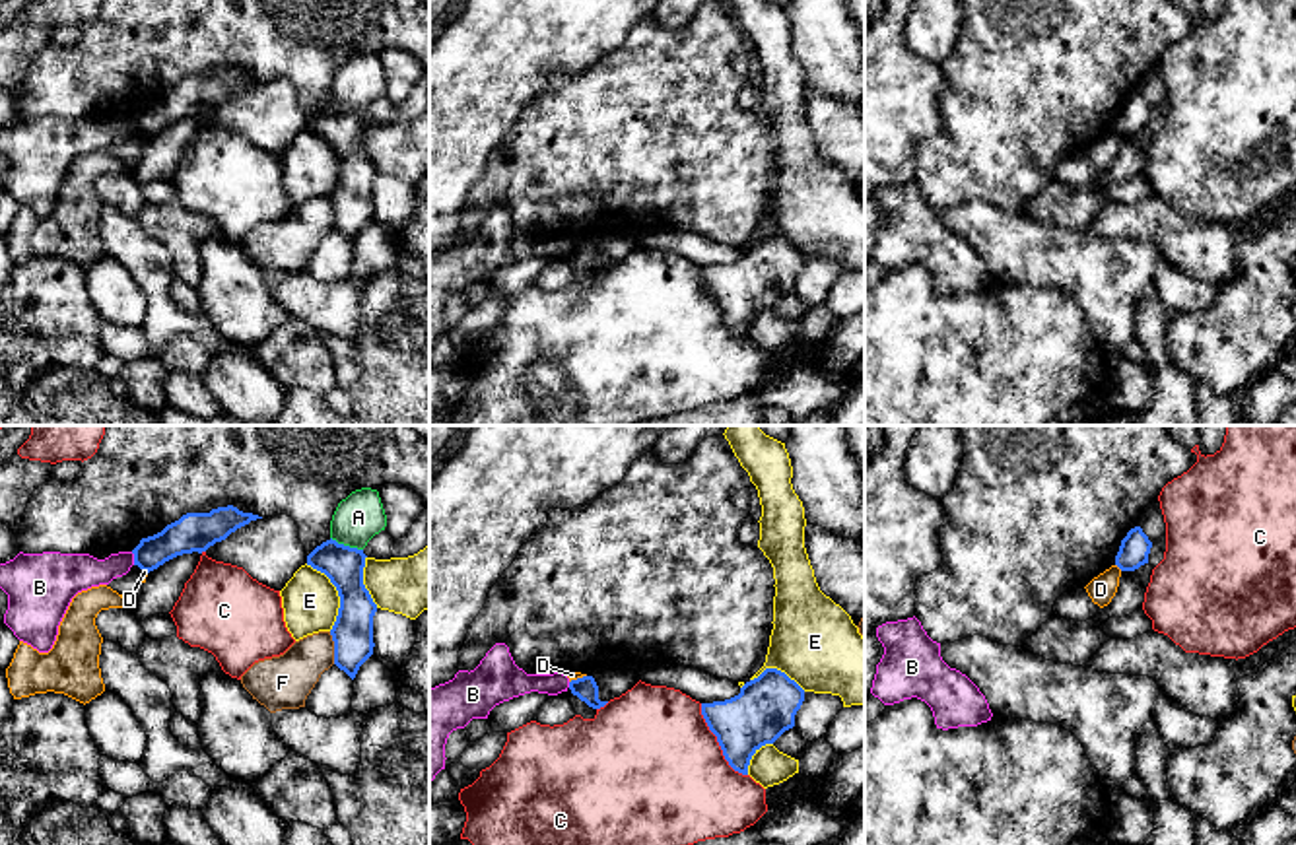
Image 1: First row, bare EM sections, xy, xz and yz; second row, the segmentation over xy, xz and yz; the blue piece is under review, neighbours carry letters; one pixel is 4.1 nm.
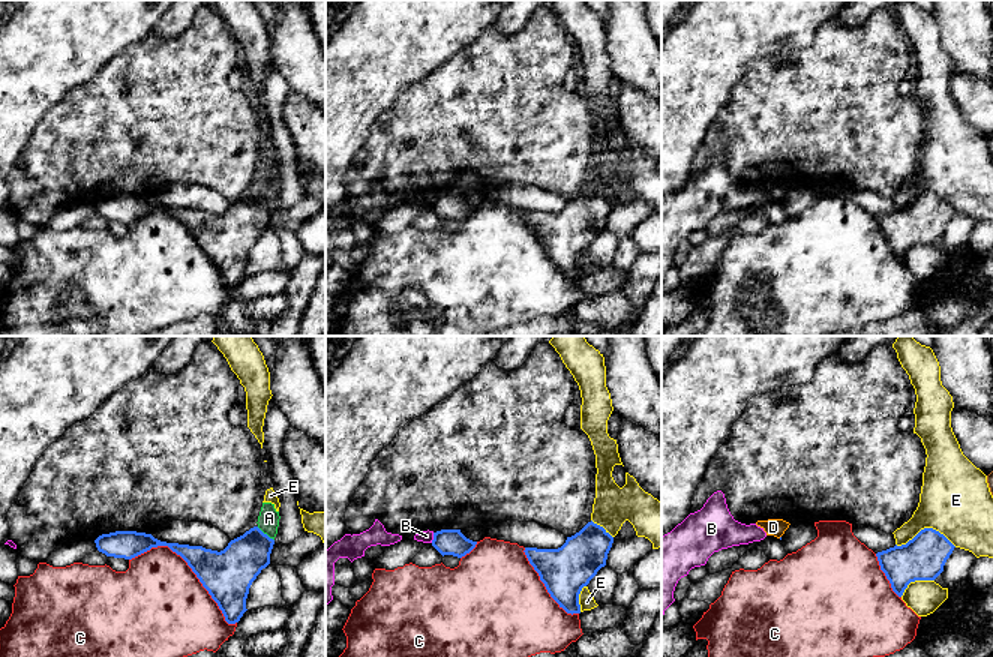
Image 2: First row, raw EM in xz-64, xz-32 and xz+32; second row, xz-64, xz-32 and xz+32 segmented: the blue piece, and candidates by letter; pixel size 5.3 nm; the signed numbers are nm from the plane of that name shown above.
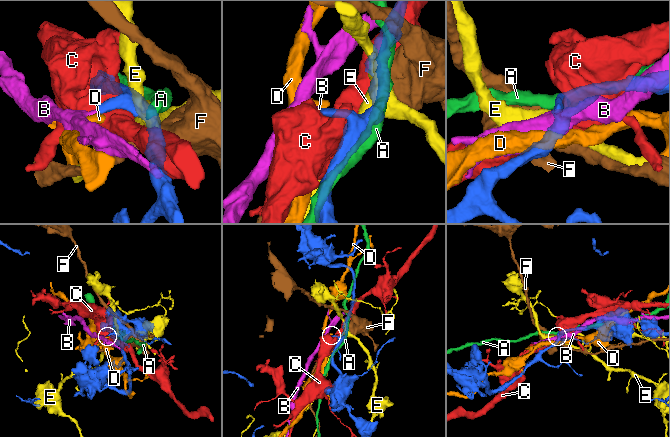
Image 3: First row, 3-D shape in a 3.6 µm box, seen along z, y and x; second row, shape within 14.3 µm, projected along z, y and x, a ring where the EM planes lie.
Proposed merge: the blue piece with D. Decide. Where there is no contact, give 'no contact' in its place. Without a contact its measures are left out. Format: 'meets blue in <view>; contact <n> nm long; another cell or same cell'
meets blue in yz; contact 40 nm long; another cell

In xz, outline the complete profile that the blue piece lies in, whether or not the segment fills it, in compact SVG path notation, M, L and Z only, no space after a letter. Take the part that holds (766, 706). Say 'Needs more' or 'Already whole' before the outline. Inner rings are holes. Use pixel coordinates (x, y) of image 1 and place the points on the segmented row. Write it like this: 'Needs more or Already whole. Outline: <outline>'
Already whole. Outline: M766 668L738 695L701 703L701 715L729 765L748 775L752 756L795 727L802 701L804 690L795 680L777 668Z

